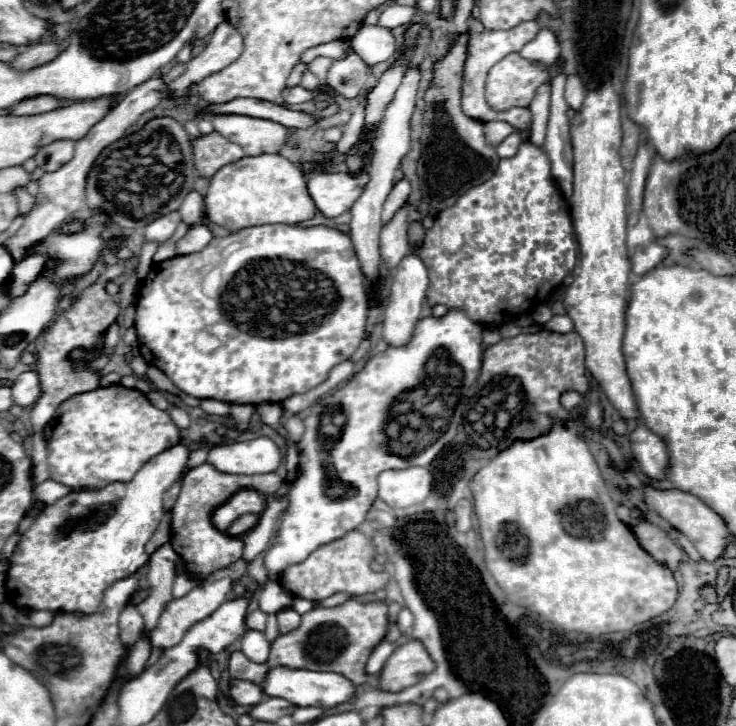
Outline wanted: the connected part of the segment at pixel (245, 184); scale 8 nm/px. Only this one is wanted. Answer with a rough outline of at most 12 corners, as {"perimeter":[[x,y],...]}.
{"perimeter":[[282,155],[222,167],[208,221],[244,227],[312,219],[306,177]]}

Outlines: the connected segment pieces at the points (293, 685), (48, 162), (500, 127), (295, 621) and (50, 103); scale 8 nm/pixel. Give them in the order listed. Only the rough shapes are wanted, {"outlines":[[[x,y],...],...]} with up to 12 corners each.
{"outlines":[[[276,667],[264,693],[298,707],[332,709],[358,685],[340,673]],[[74,141],[40,147],[34,161],[42,171],[56,171],[72,159]],[[506,121],[484,123],[486,141],[498,147],[514,127]],[[292,607],[276,613],[280,633],[300,625],[302,617]],[[52,95],[22,99],[10,115],[36,115],[60,107]]]}

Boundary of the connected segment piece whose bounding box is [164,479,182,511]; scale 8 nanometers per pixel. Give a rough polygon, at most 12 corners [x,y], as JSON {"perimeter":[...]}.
{"perimeter":[[182,479],[164,493],[164,509],[170,511],[176,503]]}

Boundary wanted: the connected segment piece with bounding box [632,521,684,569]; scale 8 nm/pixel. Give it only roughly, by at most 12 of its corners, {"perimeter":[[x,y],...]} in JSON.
{"perimeter":[[648,521],[632,527],[656,561],[676,569],[682,549]]}

